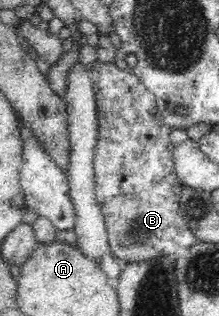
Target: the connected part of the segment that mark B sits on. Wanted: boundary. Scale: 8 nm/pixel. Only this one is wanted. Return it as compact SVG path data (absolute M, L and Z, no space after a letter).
M98 59L89 65L90 78L93 80L94 93L96 96L97 103L97 120L98 120L98 141L95 145L94 154L94 182L95 182L95 193L96 202L101 208L101 213L105 218L106 231L108 234L108 245L110 253L113 254L120 263L127 262L142 262L150 260L159 256L173 256L177 259L181 257L189 248L194 247L198 240L194 237L191 229L185 223L183 216L180 212L180 201L182 183L179 181L176 175L174 167L174 147L171 142L171 133L173 128L169 128L163 120L163 115L158 109L156 104L156 96L150 93L146 85L139 80L136 75L123 70L123 68L117 67L115 62L100 62Z

